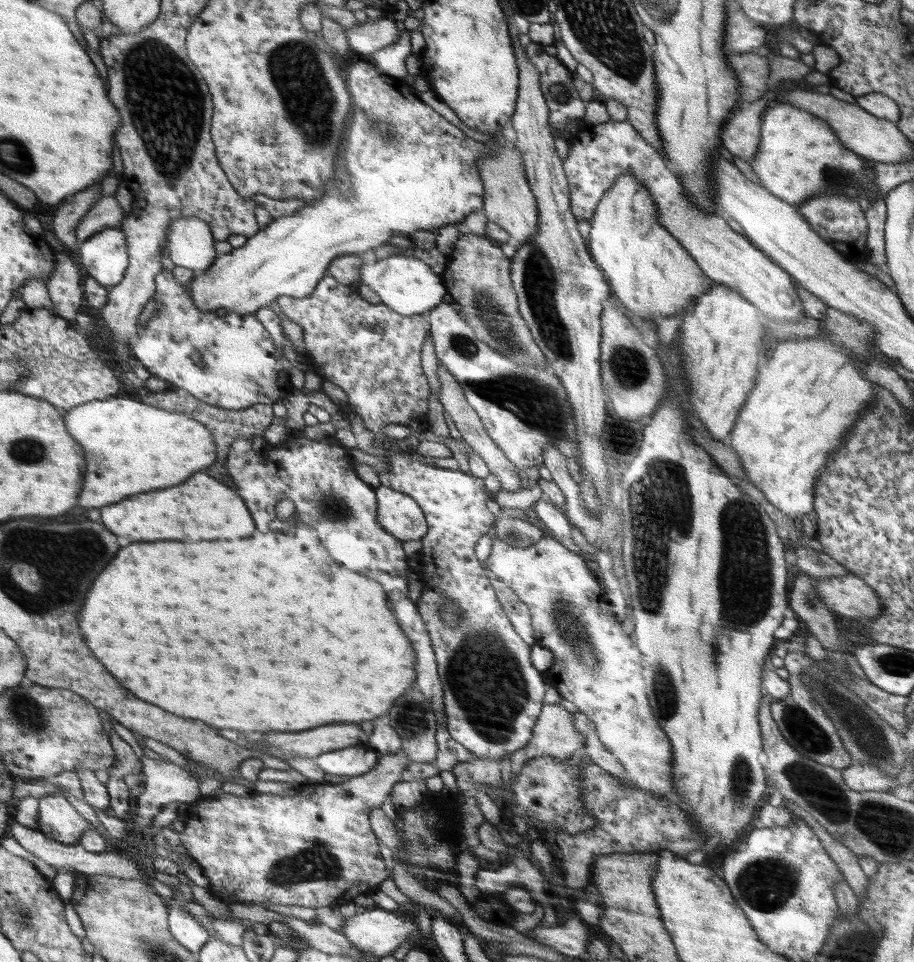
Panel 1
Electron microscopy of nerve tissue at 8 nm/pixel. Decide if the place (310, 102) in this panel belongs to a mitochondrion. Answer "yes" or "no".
yes

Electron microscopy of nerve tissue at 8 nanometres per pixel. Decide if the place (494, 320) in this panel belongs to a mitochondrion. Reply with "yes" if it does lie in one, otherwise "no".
yes

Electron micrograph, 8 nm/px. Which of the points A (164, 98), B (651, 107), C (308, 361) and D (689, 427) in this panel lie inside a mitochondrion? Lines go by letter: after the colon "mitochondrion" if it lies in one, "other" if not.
A: mitochondrion
B: other
C: other
D: other

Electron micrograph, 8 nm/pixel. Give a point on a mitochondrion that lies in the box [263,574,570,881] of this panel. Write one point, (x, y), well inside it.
(486, 679)

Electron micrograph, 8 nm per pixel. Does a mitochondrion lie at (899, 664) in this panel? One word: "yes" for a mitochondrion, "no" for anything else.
yes

